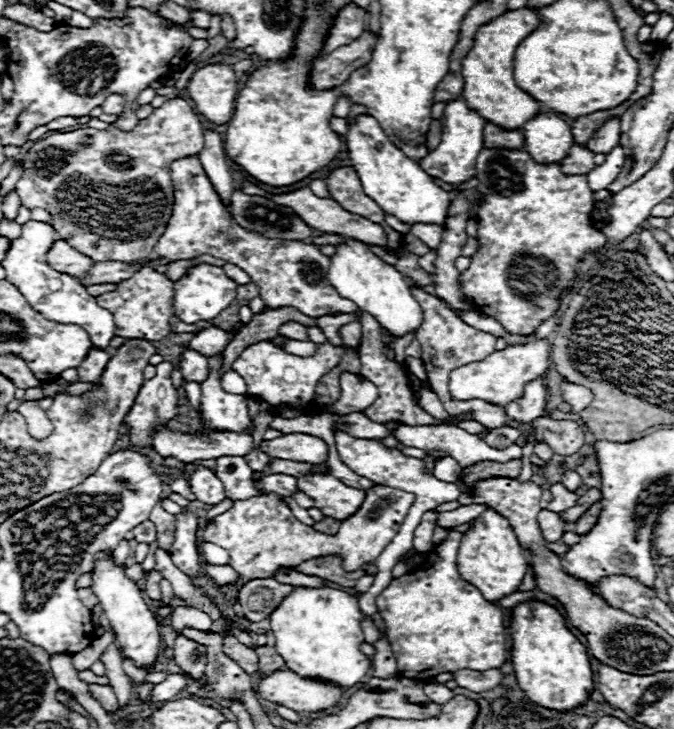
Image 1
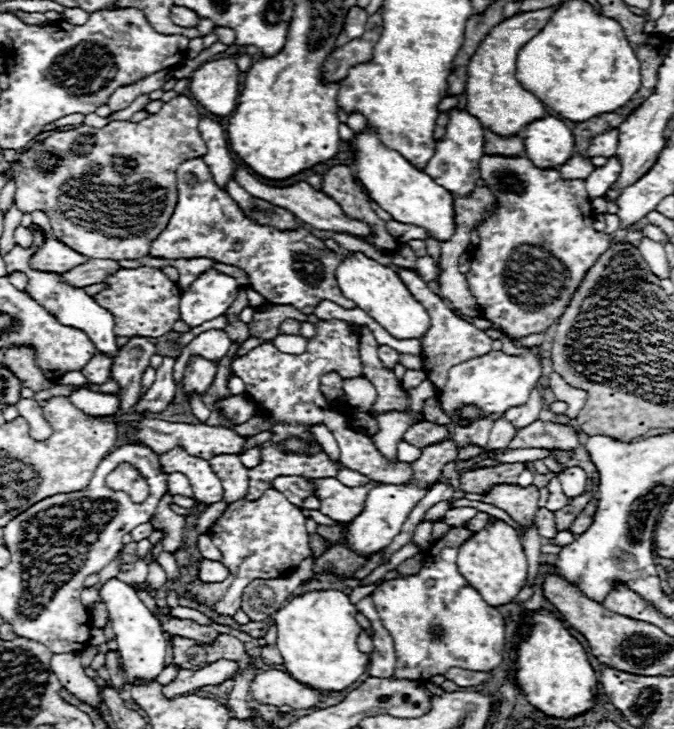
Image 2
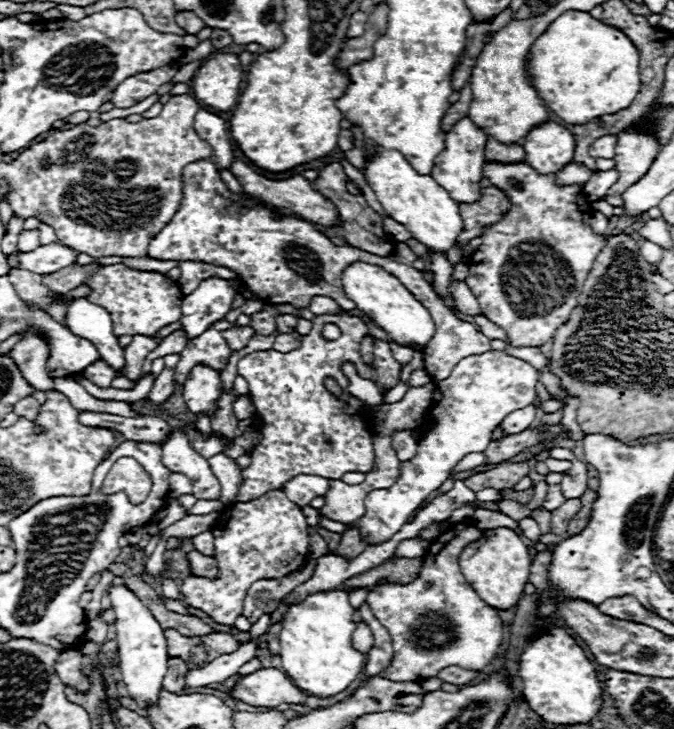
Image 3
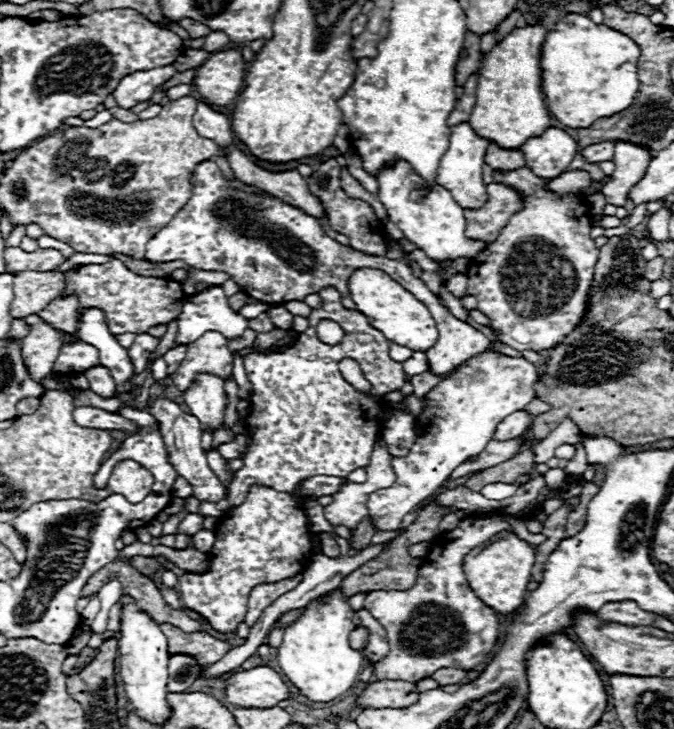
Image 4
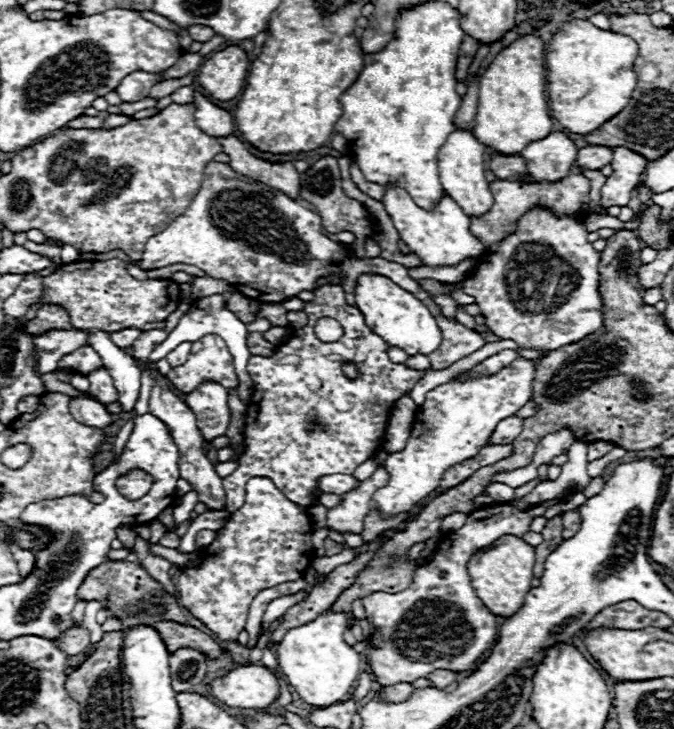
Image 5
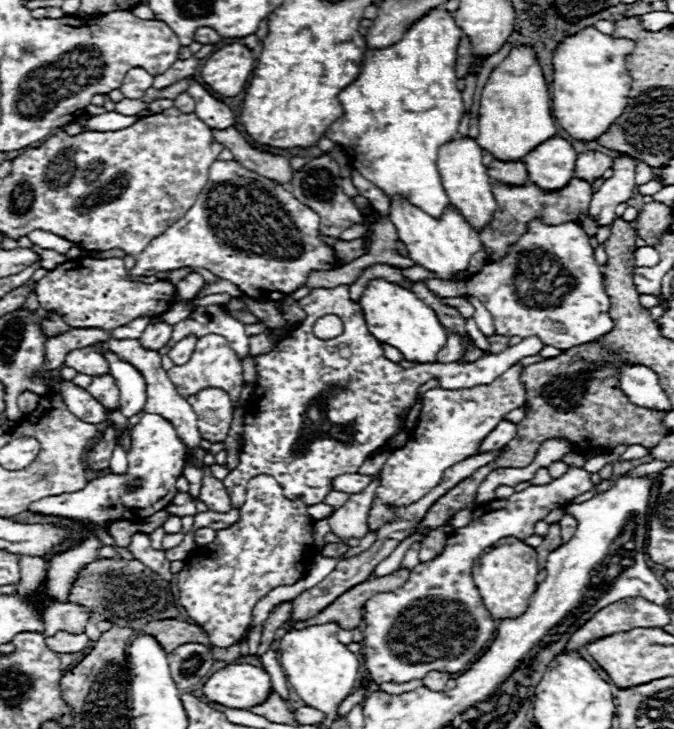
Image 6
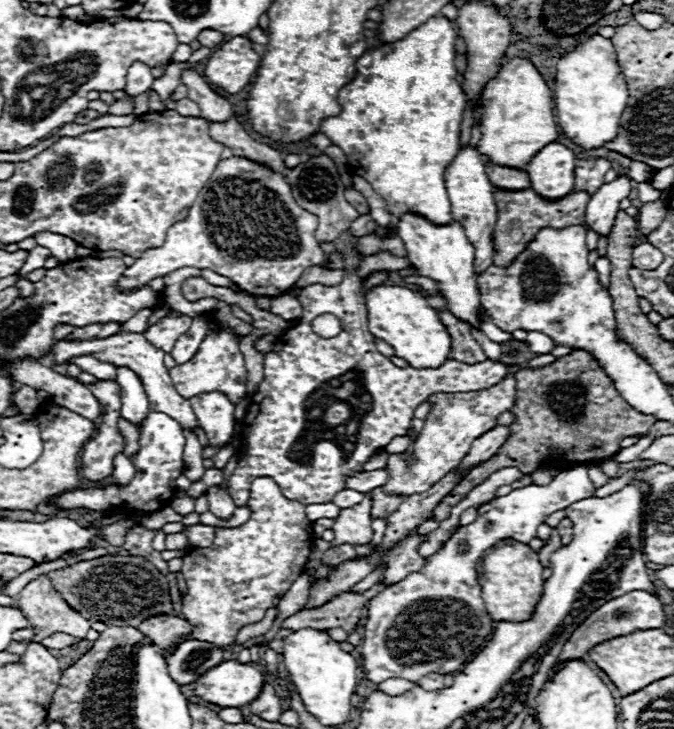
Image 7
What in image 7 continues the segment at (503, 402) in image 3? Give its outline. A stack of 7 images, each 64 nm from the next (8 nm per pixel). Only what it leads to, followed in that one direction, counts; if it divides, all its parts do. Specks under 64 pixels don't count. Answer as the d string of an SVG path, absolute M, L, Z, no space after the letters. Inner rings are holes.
M508 376L500 380L500 384L480 390L480 392L458 392L458 394L434 394L428 398L428 402L434 404L432 412L426 418L426 424L416 440L414 456L416 462L408 468L402 454L388 456L386 468L390 470L390 480L384 484L384 490L398 492L404 496L410 496L414 492L424 492L432 484L436 484L442 476L446 476L456 464L468 454L470 444L482 436L484 432L492 430L496 426L496 418L510 410L516 402L516 380L514 376Z

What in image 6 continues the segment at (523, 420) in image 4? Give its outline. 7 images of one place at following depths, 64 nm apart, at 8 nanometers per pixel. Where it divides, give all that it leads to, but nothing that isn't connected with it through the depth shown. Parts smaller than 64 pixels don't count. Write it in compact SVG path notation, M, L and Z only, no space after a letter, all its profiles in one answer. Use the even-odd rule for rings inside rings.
M502 420L502 422L480 442L480 452L496 452L496 450L504 448L514 436L516 436L516 424Z

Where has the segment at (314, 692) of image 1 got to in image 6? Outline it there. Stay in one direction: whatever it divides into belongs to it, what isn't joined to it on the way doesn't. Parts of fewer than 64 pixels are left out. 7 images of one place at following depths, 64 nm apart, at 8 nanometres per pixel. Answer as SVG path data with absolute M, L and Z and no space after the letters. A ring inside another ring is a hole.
M228 664L210 674L200 690L208 700L226 708L252 708L266 700L272 682L262 668L250 664Z

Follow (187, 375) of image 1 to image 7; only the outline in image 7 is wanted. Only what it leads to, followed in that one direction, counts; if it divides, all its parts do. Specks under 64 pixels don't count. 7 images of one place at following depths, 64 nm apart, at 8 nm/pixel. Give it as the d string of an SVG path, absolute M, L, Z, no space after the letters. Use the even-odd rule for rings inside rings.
M220 392L190 398L198 424L208 436L208 446L222 448L234 434L234 404Z

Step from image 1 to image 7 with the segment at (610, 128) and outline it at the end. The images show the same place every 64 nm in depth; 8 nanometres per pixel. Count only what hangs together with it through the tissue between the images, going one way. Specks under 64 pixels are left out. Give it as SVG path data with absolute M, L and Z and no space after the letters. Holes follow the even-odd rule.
M604 158L576 160L576 190L584 190L590 196L604 184L604 174L610 170L610 162Z

